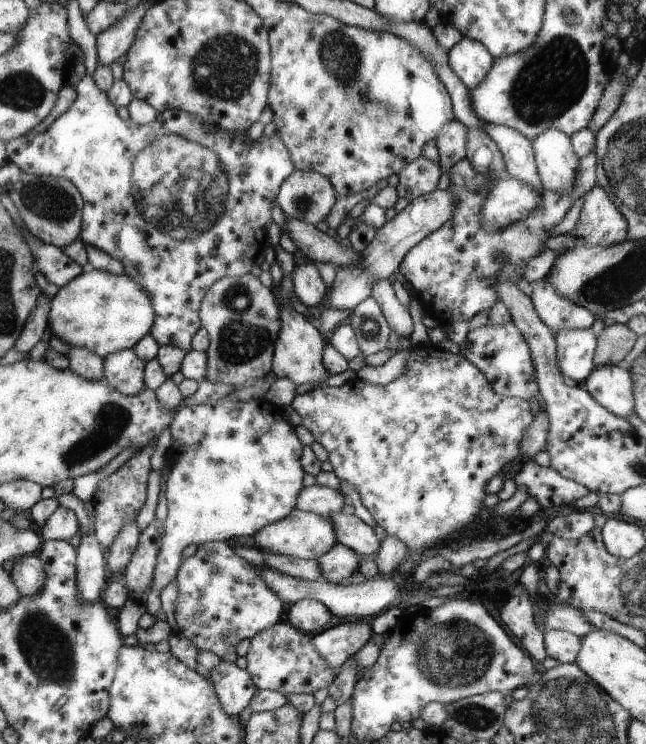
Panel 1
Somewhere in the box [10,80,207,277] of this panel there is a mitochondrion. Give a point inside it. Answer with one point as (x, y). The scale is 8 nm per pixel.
(51, 204)

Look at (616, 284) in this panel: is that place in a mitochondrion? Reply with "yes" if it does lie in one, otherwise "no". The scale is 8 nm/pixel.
yes

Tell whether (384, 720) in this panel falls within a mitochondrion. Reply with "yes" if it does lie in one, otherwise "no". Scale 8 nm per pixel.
no

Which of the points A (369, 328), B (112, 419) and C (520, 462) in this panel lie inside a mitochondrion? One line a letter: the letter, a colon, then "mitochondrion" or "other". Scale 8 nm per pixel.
A: mitochondrion
B: mitochondrion
C: other

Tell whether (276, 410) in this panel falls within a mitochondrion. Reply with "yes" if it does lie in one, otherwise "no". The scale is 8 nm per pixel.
no

